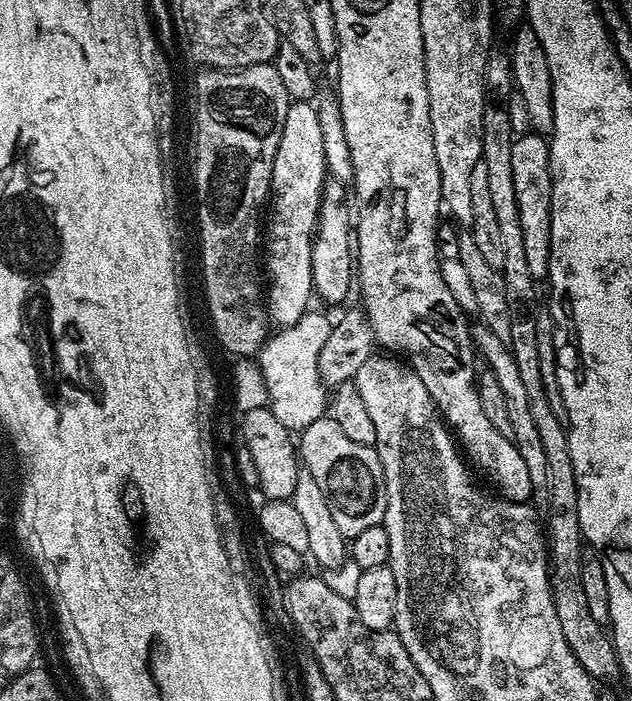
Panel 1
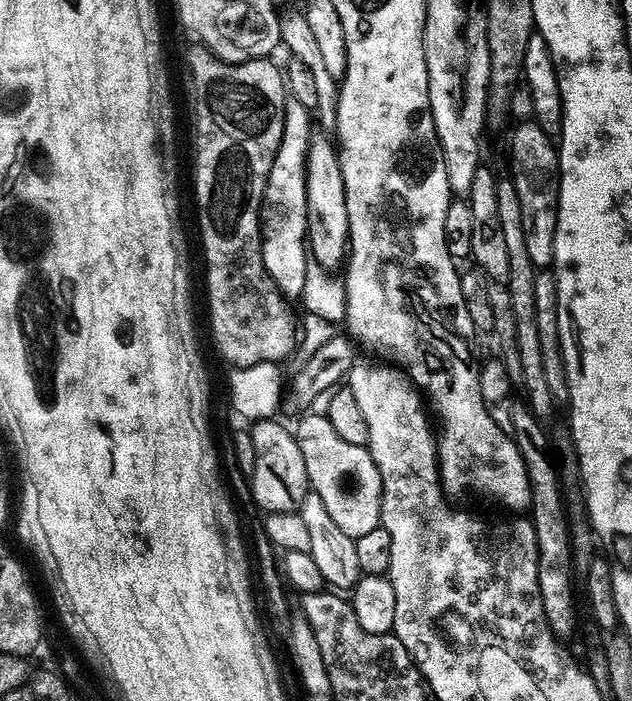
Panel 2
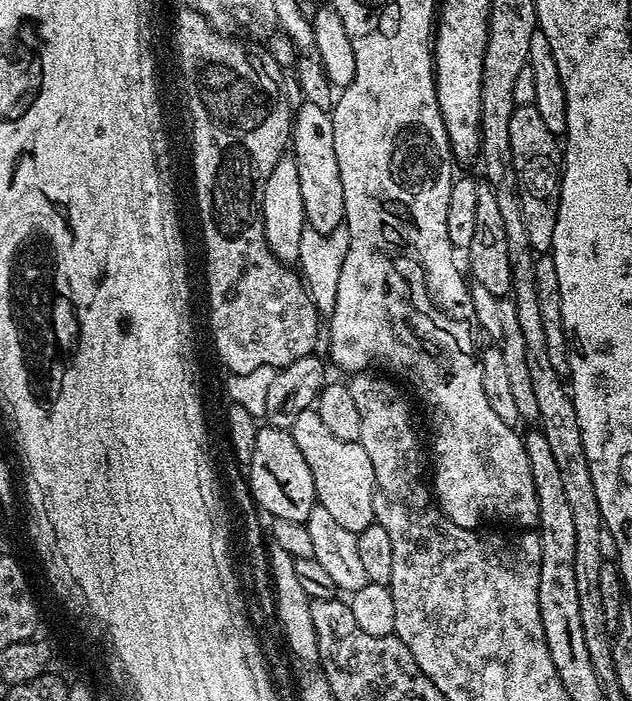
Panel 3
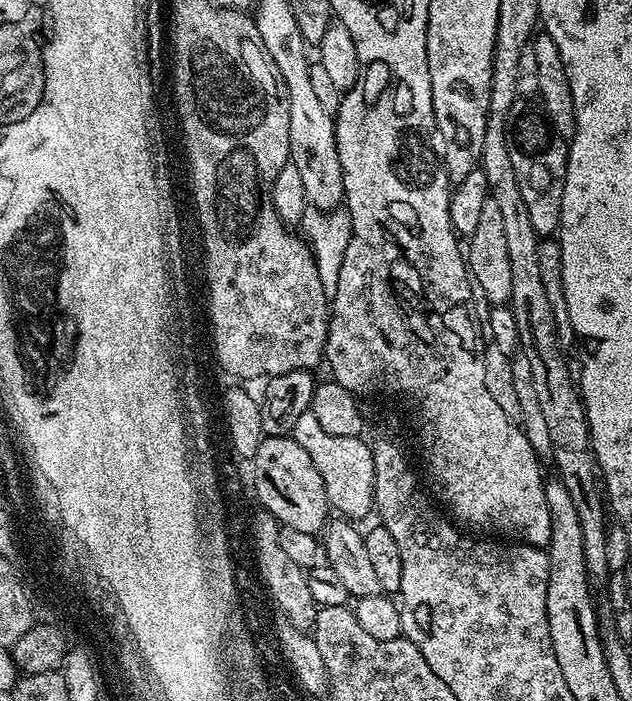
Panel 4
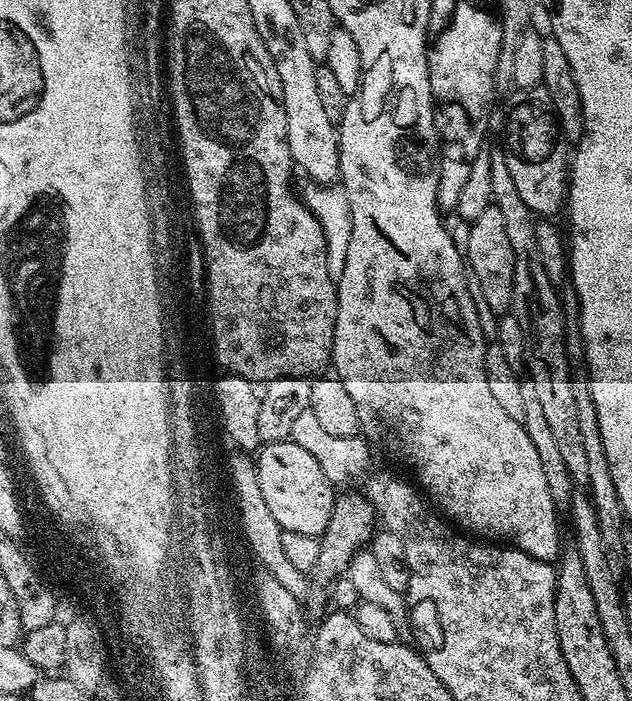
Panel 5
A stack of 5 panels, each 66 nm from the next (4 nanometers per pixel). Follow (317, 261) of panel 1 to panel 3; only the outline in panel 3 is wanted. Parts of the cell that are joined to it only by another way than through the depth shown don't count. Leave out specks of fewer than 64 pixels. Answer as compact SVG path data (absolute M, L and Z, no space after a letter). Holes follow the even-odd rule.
M304 100L295 109L292 118L290 156L297 166L307 227L322 234L330 234L344 224L344 195L342 174L338 170L338 154L334 154L334 126L329 109L314 106L314 102L309 100Z

